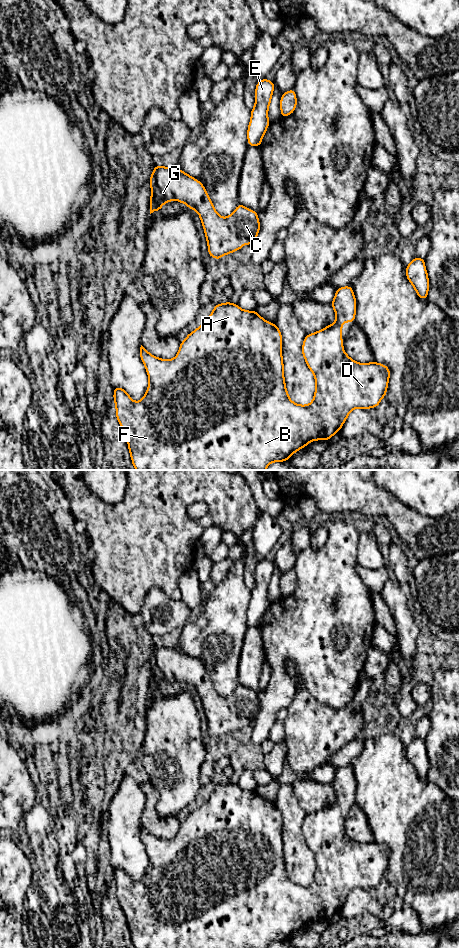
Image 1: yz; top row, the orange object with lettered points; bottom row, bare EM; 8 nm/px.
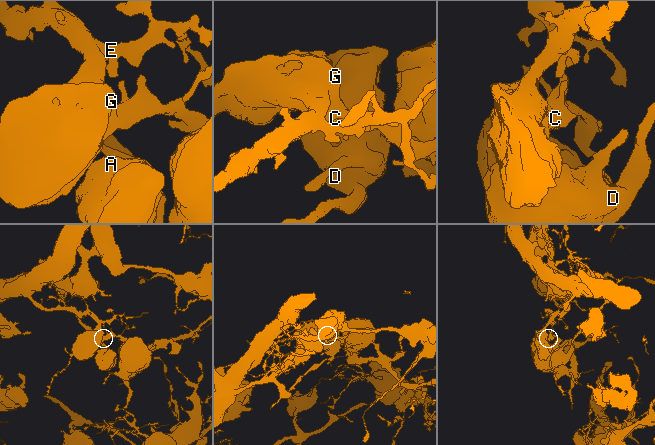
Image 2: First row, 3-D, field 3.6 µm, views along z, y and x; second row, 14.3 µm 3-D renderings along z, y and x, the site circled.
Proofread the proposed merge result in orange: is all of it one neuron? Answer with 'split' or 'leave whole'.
leave whole

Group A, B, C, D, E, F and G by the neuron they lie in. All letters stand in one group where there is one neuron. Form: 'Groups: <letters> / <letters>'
Groups: A B C D E F G

